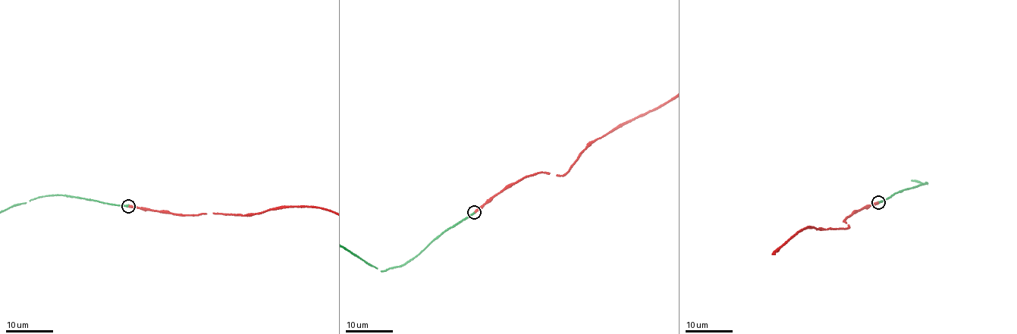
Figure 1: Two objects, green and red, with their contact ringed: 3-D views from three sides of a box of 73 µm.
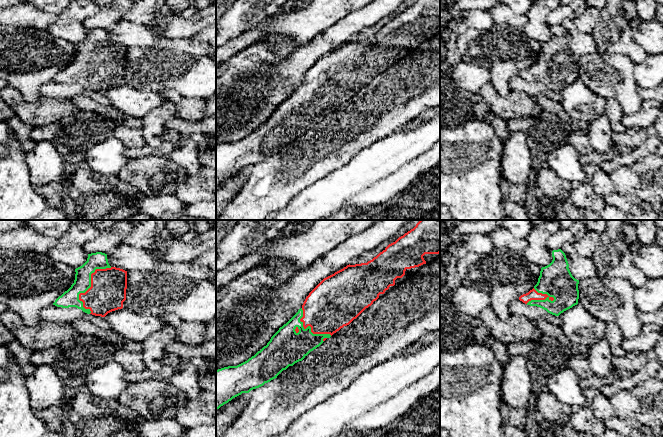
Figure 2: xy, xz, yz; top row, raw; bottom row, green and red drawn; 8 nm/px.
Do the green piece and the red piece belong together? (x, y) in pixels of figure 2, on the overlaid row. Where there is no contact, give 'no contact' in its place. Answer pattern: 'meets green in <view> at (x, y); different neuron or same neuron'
meets green in xy at (90, 286); same neuron

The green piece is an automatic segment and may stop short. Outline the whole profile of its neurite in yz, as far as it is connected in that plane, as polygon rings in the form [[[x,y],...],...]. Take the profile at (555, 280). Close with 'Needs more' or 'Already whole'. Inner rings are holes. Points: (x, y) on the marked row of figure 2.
[[[561,249],[553,250],[552,257],[552,262],[541,268],[534,288],[521,295],[519,300],[559,316],[578,304],[579,280],[572,276],[566,255]]]. Needs more

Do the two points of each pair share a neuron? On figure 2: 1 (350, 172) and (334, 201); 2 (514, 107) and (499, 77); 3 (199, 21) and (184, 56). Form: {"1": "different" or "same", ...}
{"1": "same", "2": "different", "3": "different"}

